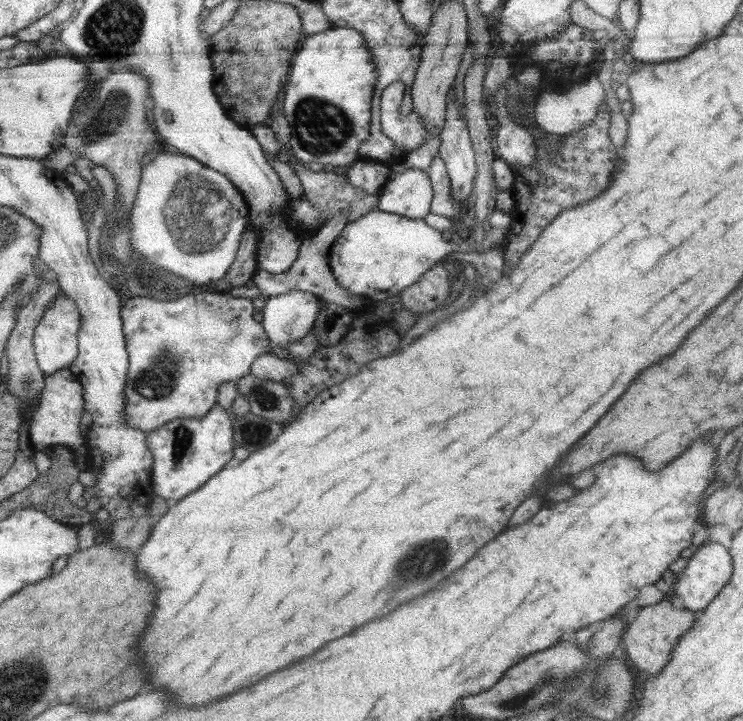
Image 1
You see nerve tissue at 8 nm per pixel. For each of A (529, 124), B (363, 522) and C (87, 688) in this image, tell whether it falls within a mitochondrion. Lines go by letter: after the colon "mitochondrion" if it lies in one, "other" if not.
A: other
B: other
C: other

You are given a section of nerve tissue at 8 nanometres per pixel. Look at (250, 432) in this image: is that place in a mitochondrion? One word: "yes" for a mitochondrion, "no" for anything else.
yes

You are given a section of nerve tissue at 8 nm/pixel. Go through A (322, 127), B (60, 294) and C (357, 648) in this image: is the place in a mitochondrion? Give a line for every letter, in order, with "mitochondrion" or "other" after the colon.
A: mitochondrion
B: other
C: other

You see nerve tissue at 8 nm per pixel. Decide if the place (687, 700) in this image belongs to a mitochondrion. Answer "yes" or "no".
no

